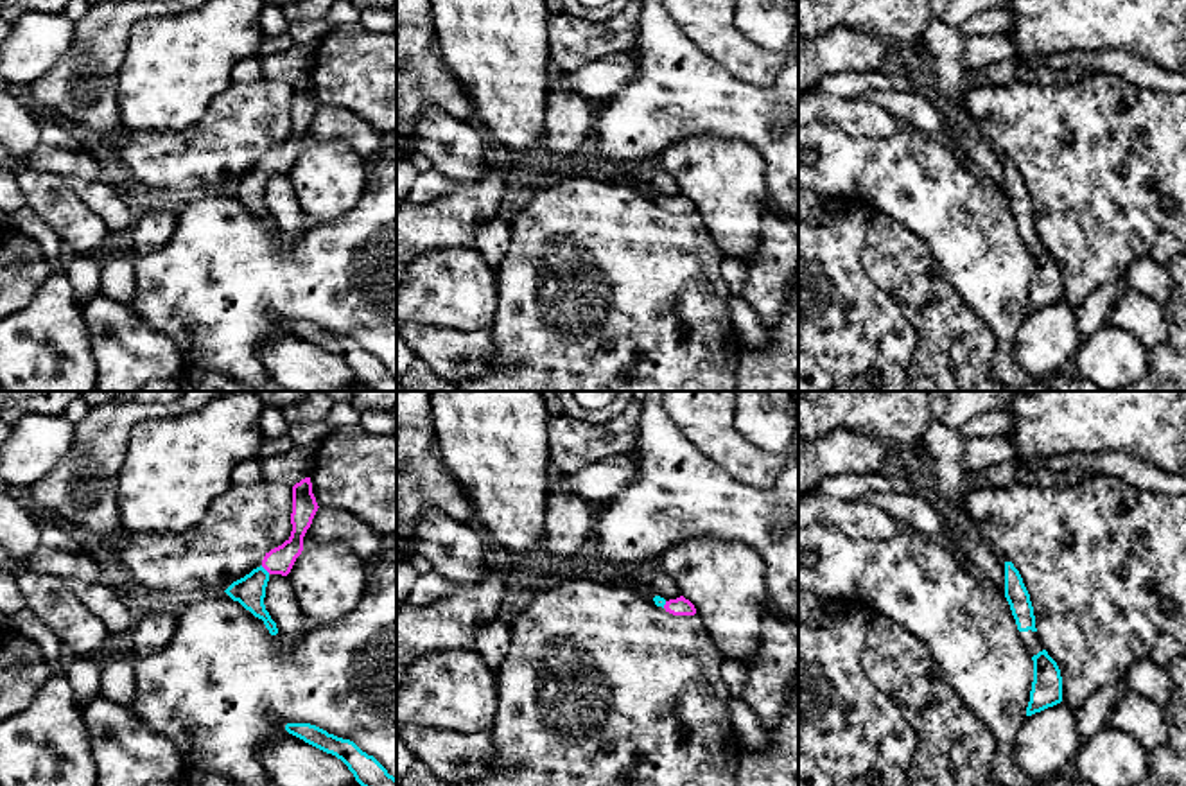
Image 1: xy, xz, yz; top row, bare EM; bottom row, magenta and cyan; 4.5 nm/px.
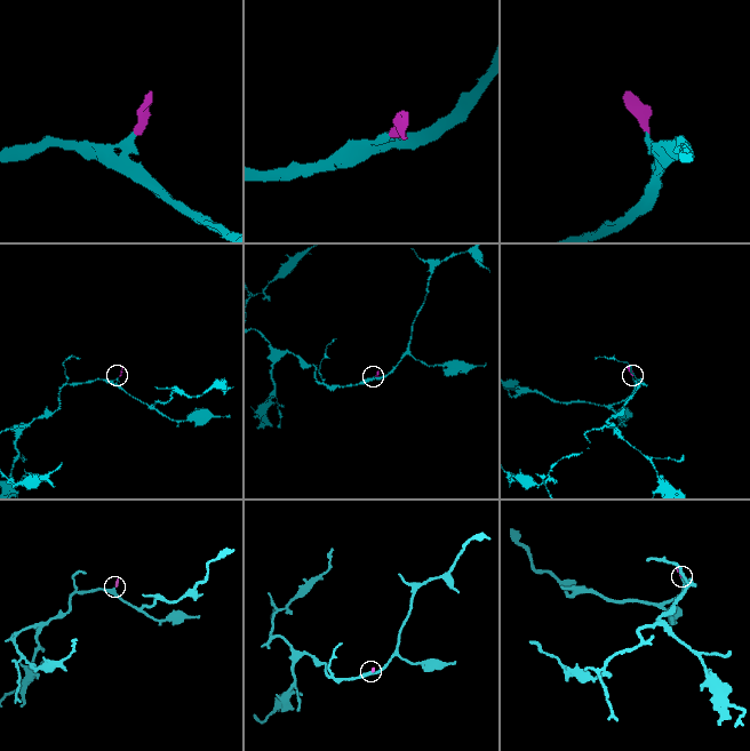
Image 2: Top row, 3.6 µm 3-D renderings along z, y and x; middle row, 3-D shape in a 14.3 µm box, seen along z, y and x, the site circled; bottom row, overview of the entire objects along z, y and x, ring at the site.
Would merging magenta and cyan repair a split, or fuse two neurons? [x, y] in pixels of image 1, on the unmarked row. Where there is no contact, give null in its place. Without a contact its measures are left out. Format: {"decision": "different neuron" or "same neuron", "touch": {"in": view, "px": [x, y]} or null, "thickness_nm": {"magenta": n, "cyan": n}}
{"decision": "same neuron", "touch": {"in": "xy", "px": [266, 167]}, "thickness_nm": {"magenta": 120, "cyan": 140}}

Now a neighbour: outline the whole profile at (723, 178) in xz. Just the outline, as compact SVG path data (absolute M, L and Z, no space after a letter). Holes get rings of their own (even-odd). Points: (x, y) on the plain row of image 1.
M698 133L669 145L657 162L678 183L703 219L719 255L745 262L761 242L761 219L770 196L764 185L764 156L743 140Z

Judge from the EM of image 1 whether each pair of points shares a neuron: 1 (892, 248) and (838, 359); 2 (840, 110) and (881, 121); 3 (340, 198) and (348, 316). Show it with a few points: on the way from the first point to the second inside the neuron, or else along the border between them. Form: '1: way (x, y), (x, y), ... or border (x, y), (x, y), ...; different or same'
1: border (863, 243), (862, 268), (905, 313); different
2: way (851, 115), (871, 121); same
3: border (365, 180), (361, 198), (347, 212), (311, 223); different

